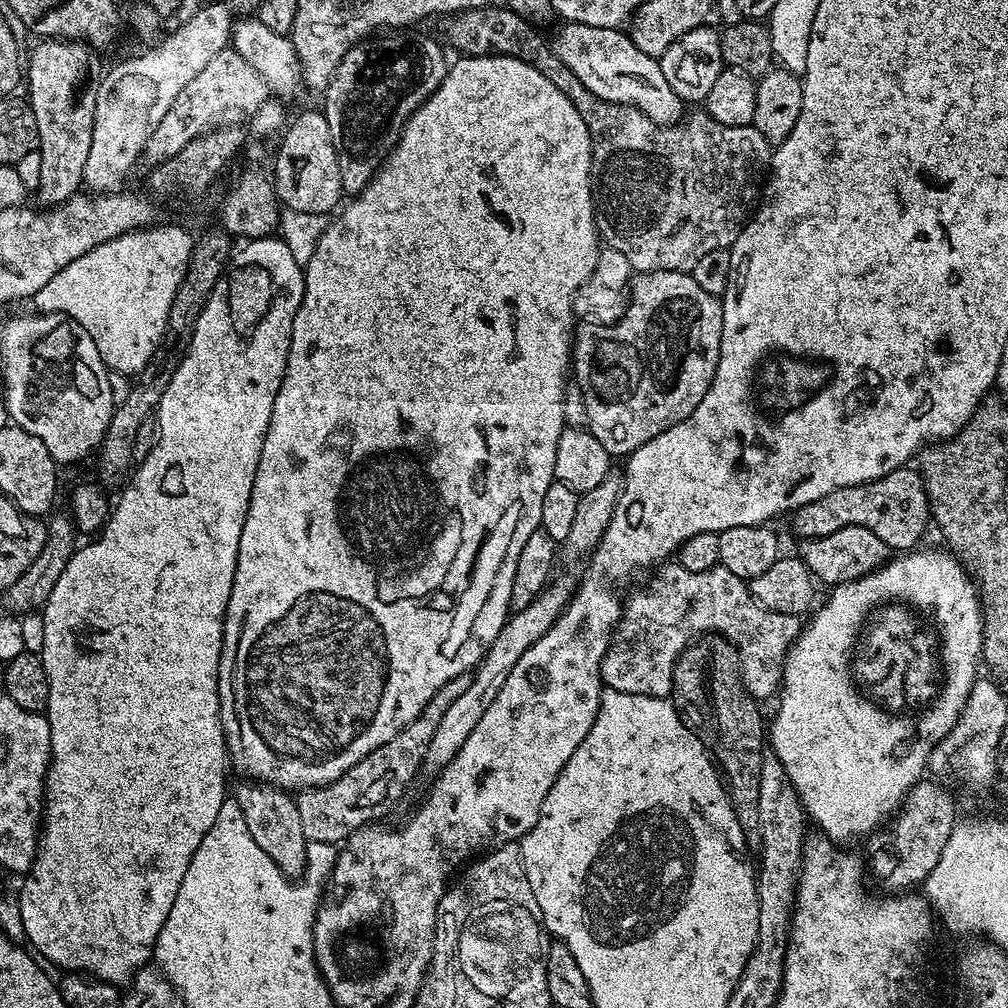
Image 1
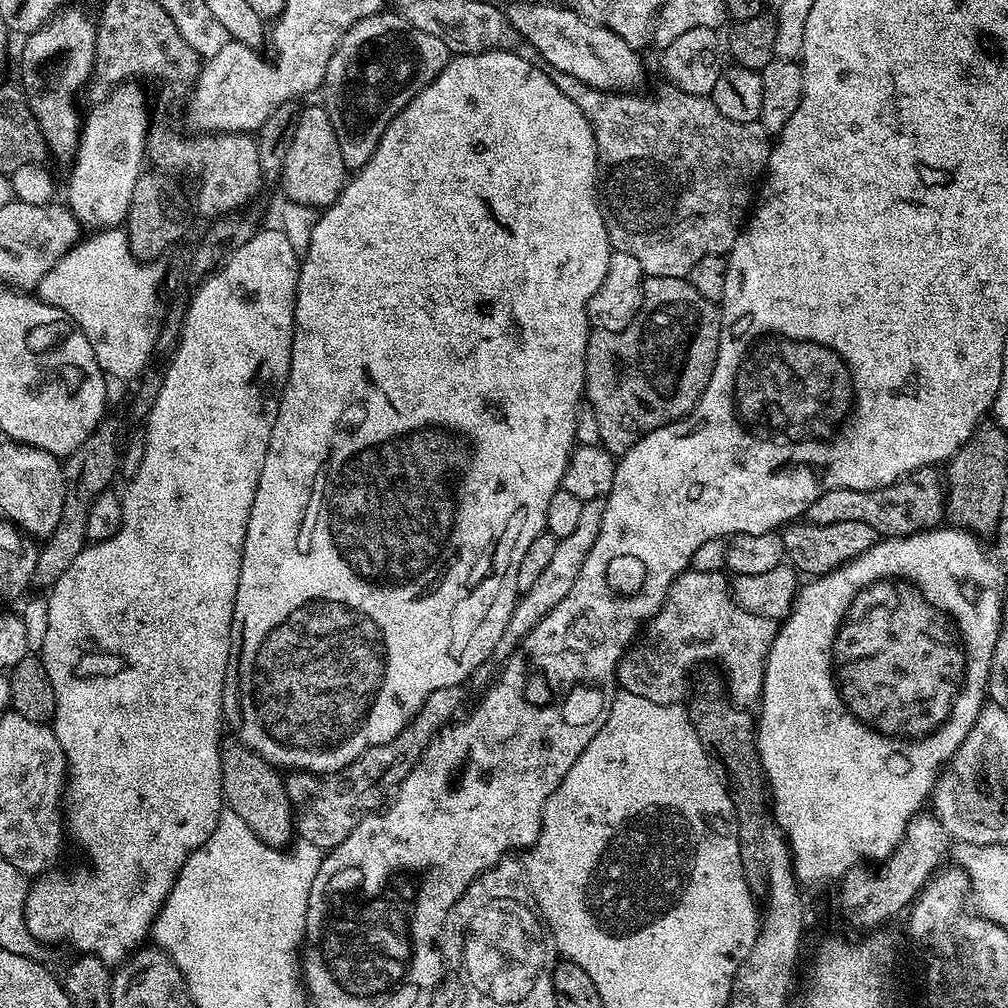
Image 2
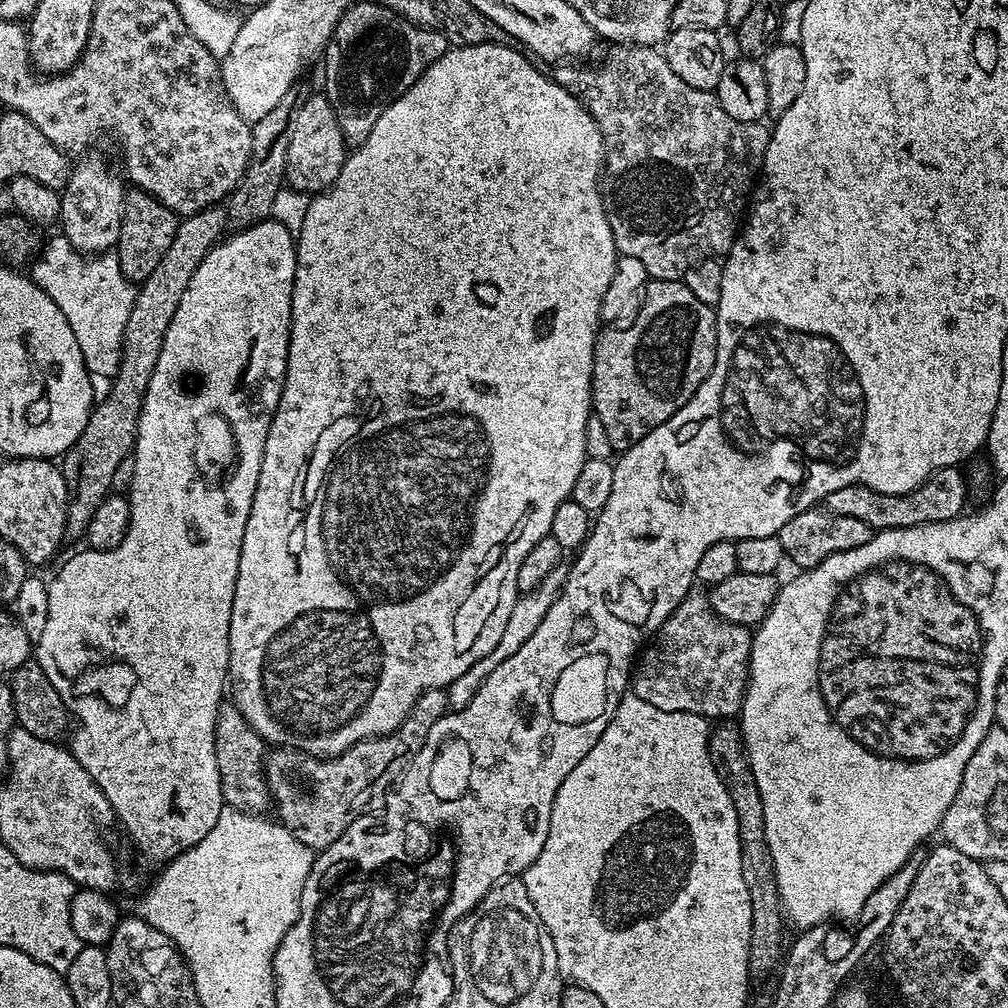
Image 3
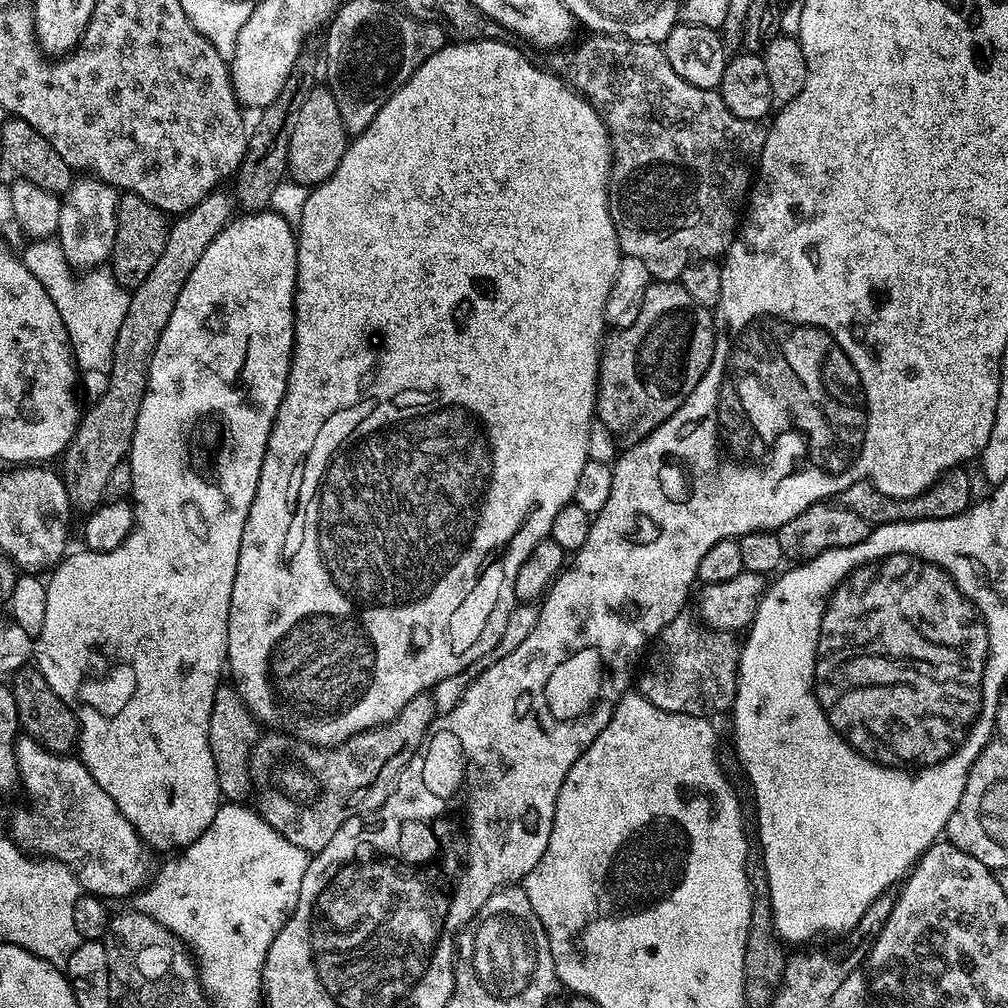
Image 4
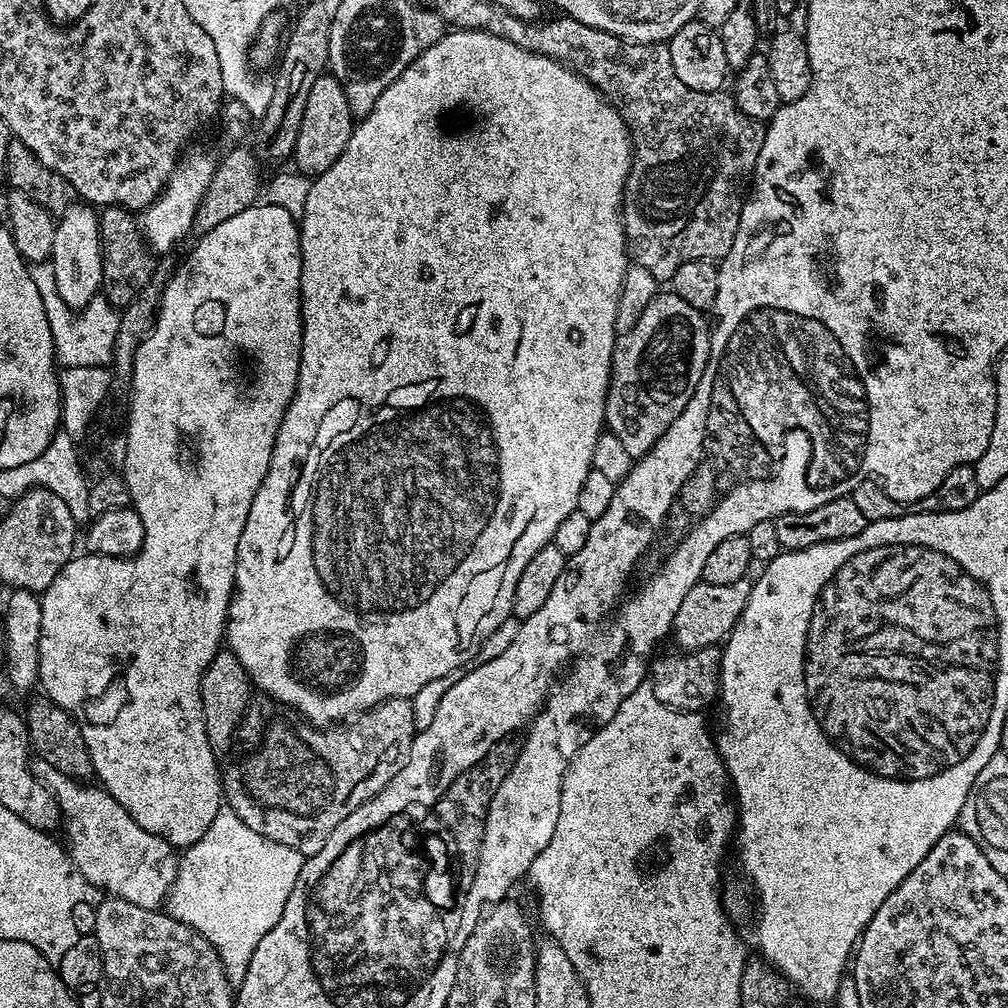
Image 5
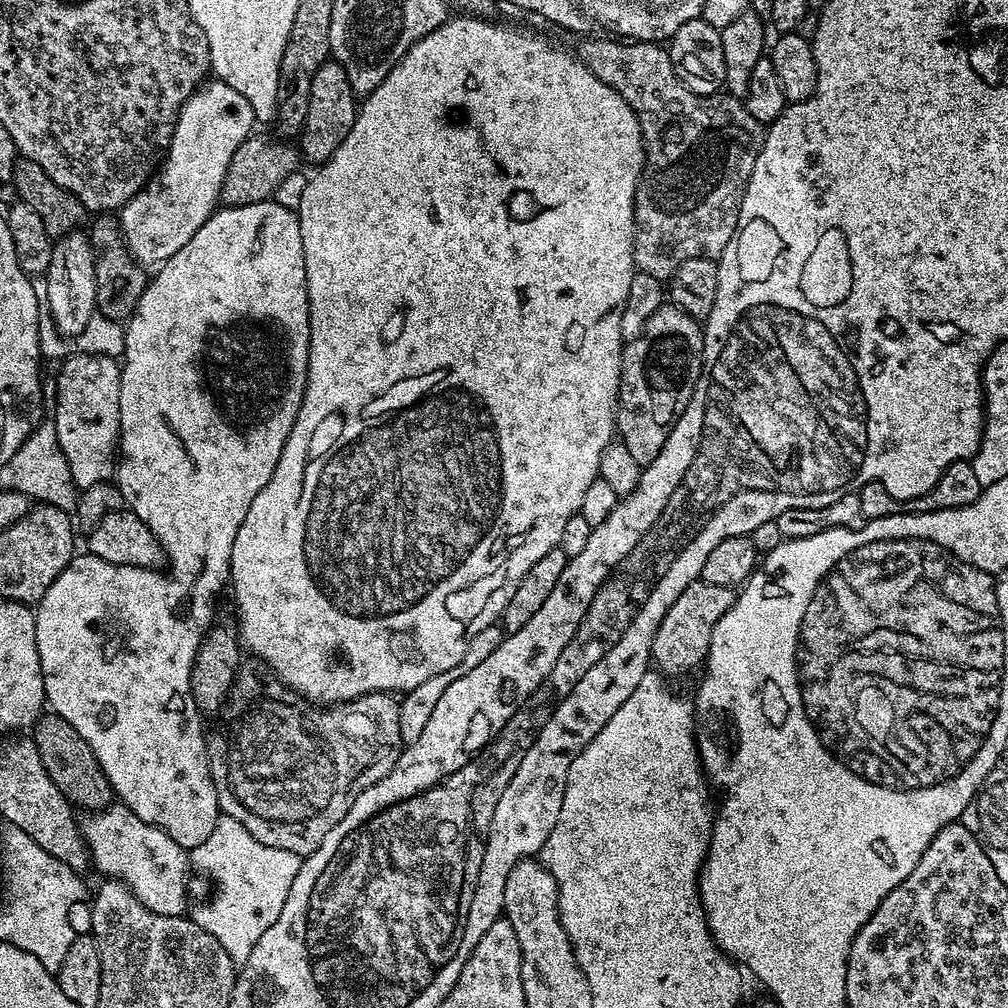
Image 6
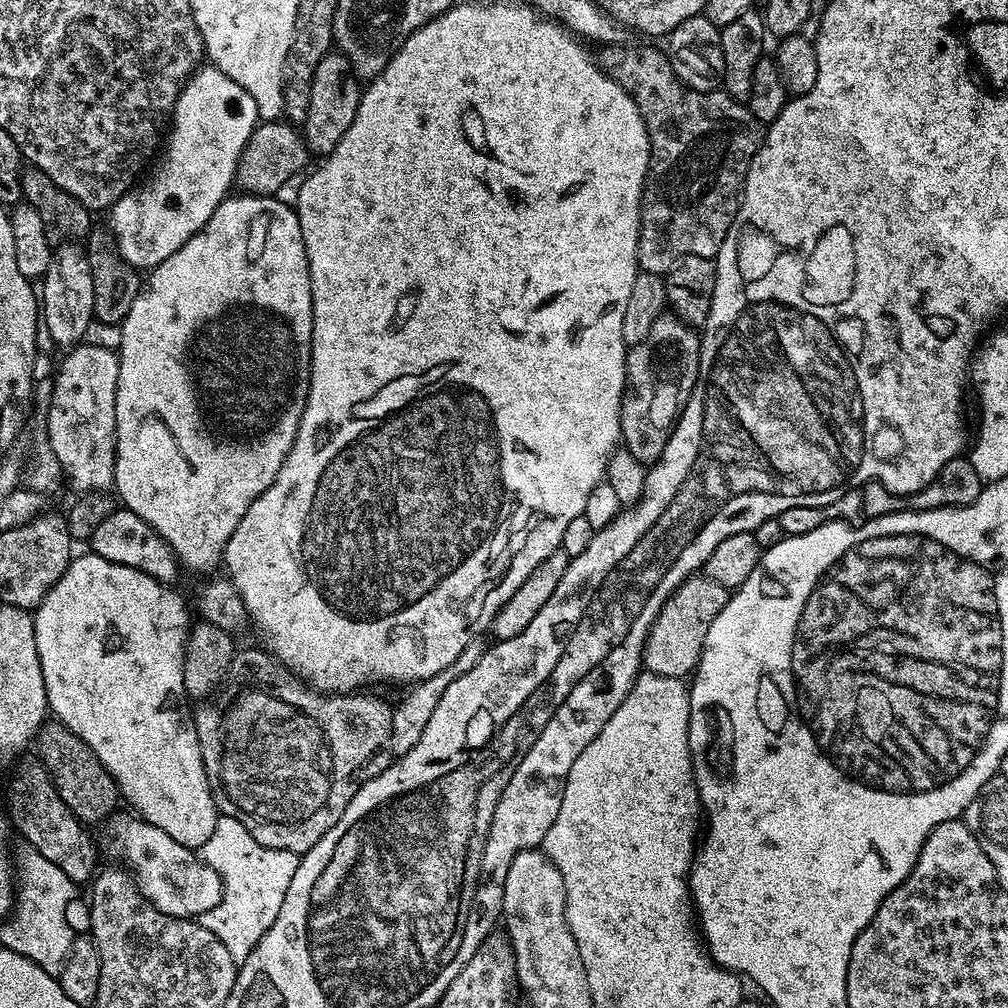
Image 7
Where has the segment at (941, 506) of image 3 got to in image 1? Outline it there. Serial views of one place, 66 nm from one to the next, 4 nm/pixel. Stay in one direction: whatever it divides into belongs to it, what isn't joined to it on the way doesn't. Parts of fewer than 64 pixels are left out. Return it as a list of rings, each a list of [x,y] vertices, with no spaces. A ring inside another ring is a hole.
[[[915,467],[896,468],[881,480],[872,480],[869,484],[855,484],[834,490],[821,500],[810,502],[791,513],[792,528],[804,540],[817,540],[826,534],[834,534],[844,526],[866,526],[874,530],[882,542],[893,553],[911,552],[916,542],[930,526],[928,491],[924,489],[924,477]]]

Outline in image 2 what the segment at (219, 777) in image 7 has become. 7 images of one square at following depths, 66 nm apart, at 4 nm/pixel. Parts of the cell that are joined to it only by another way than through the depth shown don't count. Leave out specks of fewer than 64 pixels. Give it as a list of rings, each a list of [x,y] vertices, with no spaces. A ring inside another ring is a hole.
[[[460,686],[434,690],[434,694],[422,702],[422,710],[418,710],[418,714],[397,736],[390,738],[390,742],[368,748],[340,772],[317,774],[297,771],[289,775],[286,780],[288,797],[292,803],[294,828],[299,839],[322,850],[337,848],[348,837],[350,830],[354,830],[354,826],[358,826],[358,822],[367,816],[373,815],[385,803],[389,793],[399,788],[408,777],[412,767],[424,756],[428,745],[435,740],[436,733],[453,719],[451,716],[459,706],[464,690]]]

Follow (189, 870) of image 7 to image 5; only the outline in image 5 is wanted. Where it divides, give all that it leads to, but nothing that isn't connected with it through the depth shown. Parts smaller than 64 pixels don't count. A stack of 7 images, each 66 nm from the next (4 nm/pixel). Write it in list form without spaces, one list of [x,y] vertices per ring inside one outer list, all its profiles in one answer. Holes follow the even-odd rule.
[[[39,758],[33,759],[31,766],[37,780],[52,791],[58,802],[68,856],[82,870],[82,878],[86,878],[88,885],[101,888],[109,897],[134,902],[134,906],[159,909],[174,886],[177,849],[169,841],[150,834],[150,830],[142,830],[120,801],[103,787],[84,788],[88,786],[54,770],[50,762]]]

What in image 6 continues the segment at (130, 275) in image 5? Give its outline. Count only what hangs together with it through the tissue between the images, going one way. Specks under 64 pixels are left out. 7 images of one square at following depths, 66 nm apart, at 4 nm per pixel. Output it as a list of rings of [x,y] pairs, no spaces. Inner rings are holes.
[[[100,214],[95,217],[90,231],[92,253],[96,255],[96,310],[107,320],[127,321],[136,311],[136,304],[142,298],[144,287],[150,276],[145,265],[135,260],[124,245],[124,236],[120,232],[120,221],[115,215]]]

